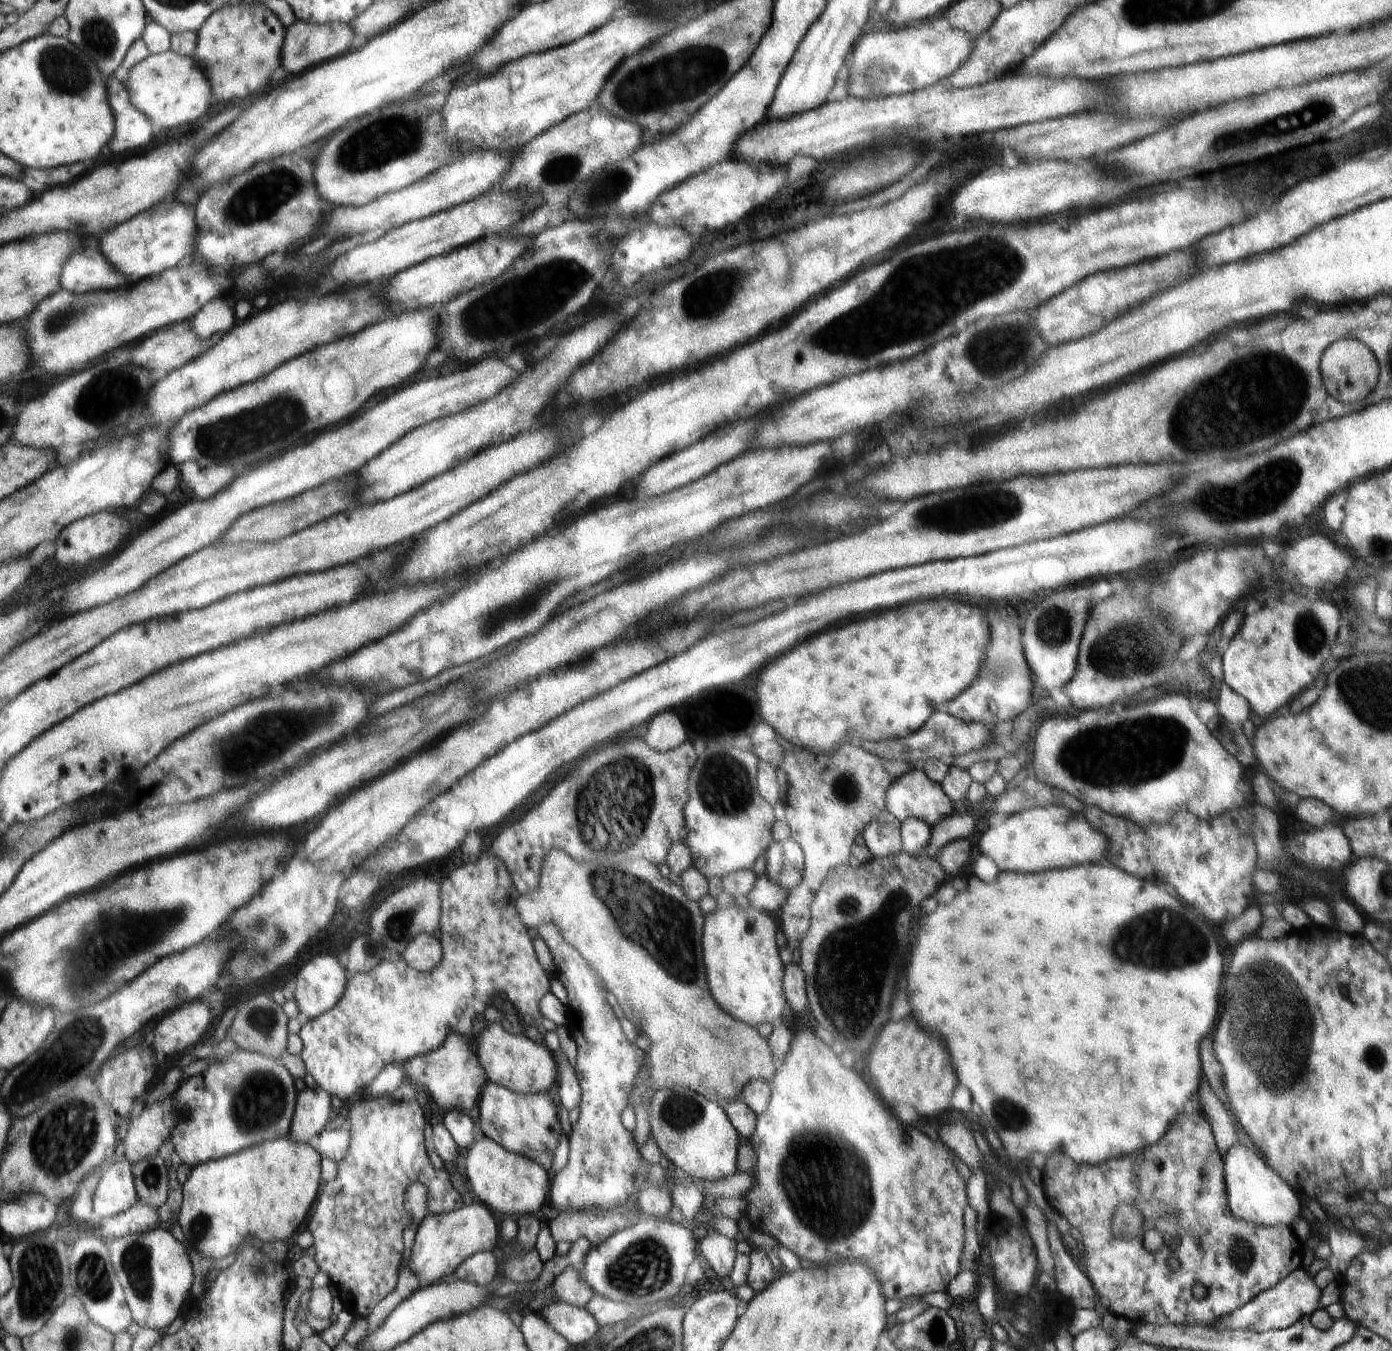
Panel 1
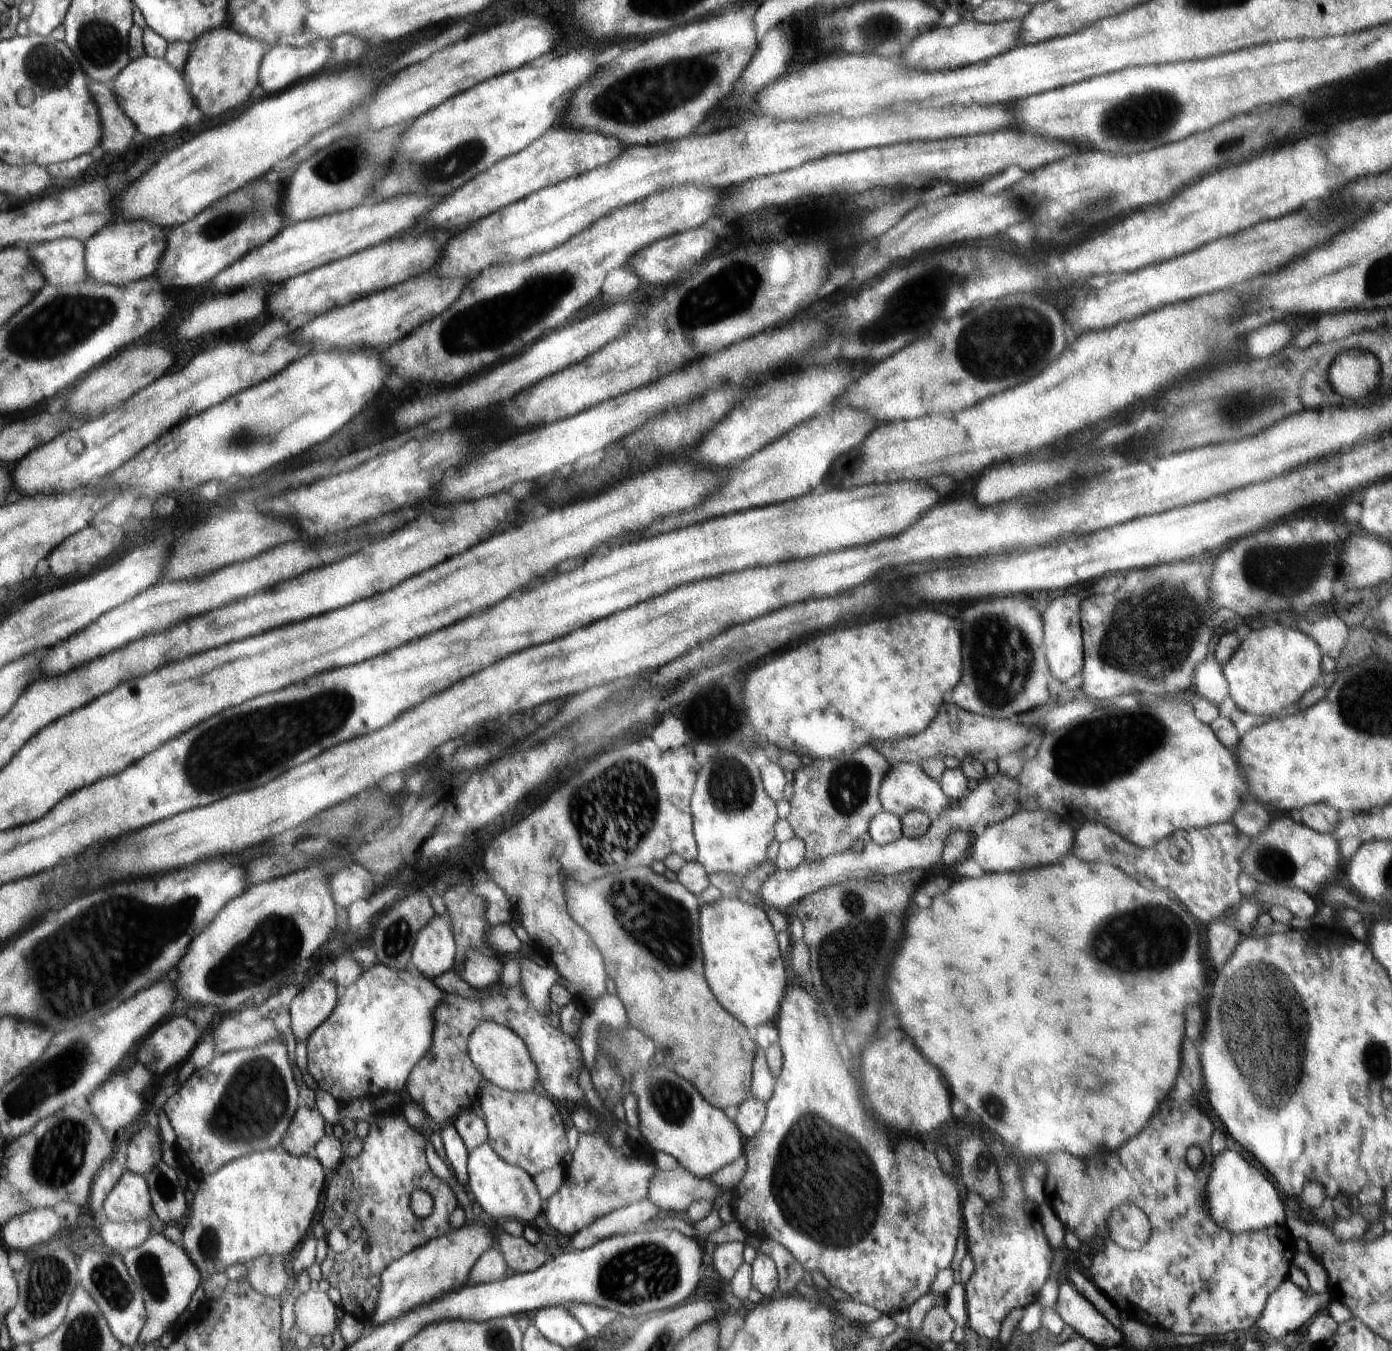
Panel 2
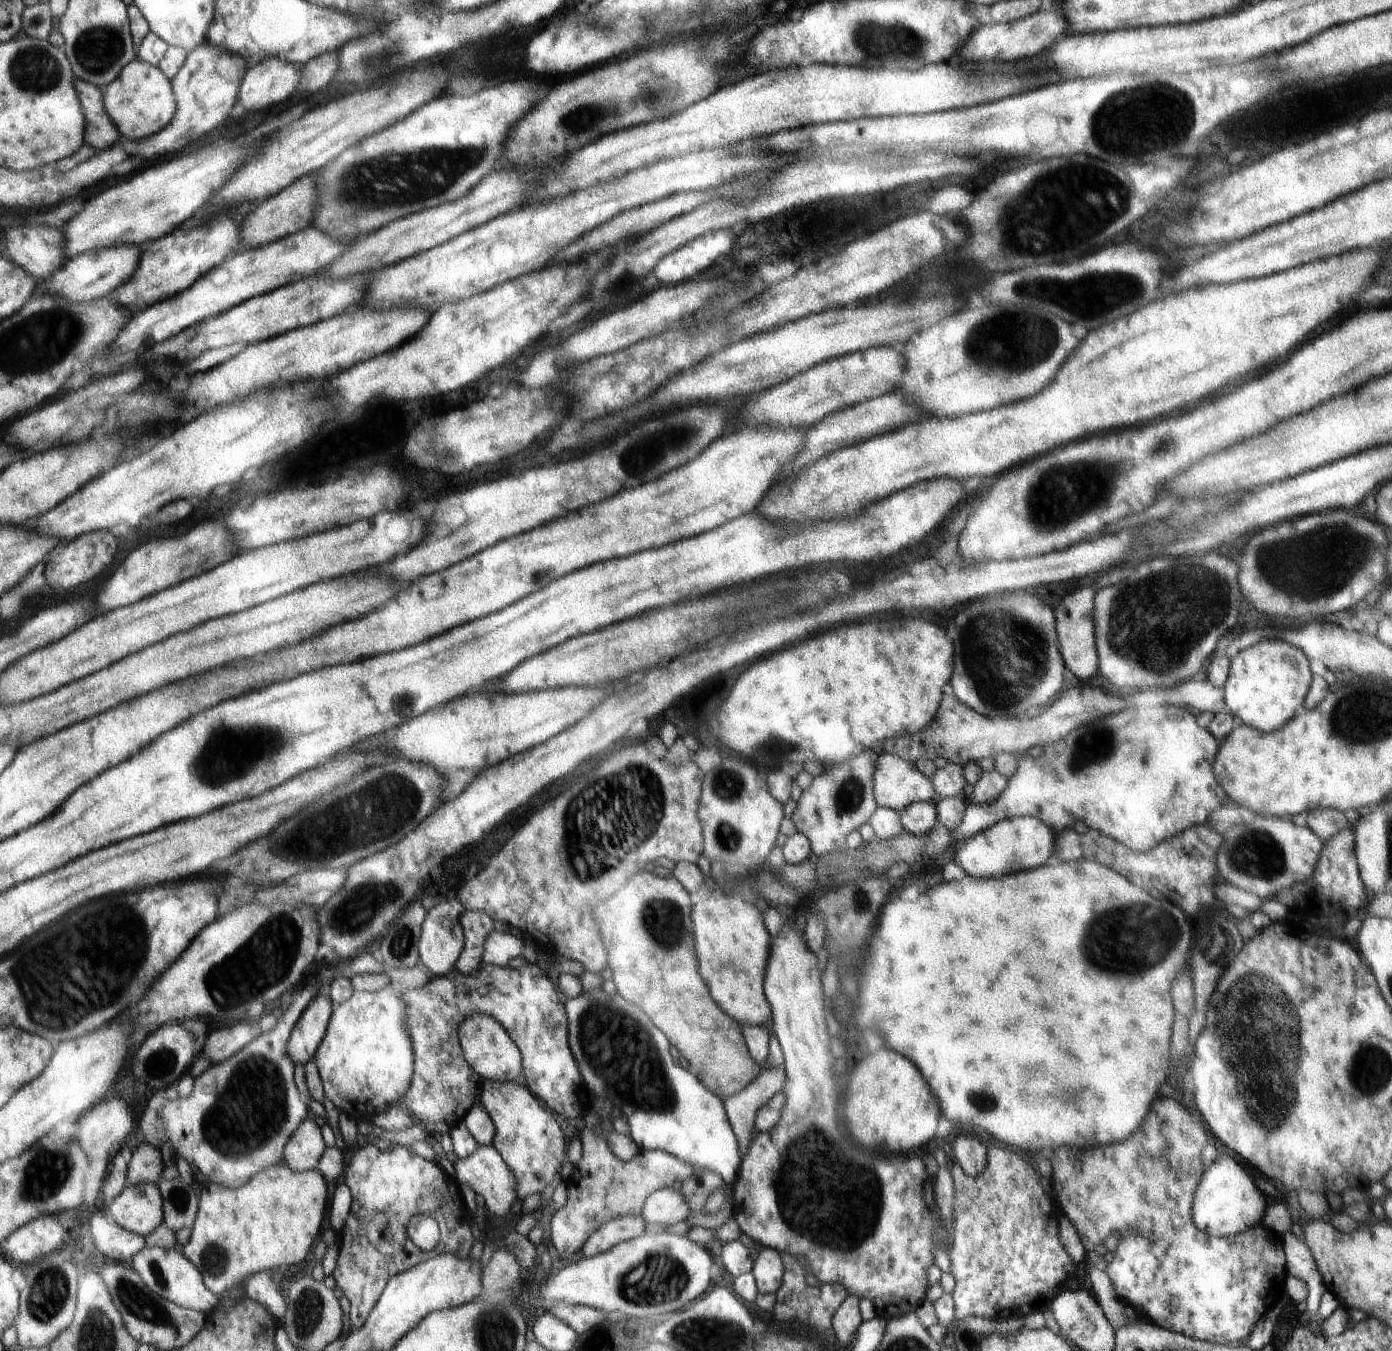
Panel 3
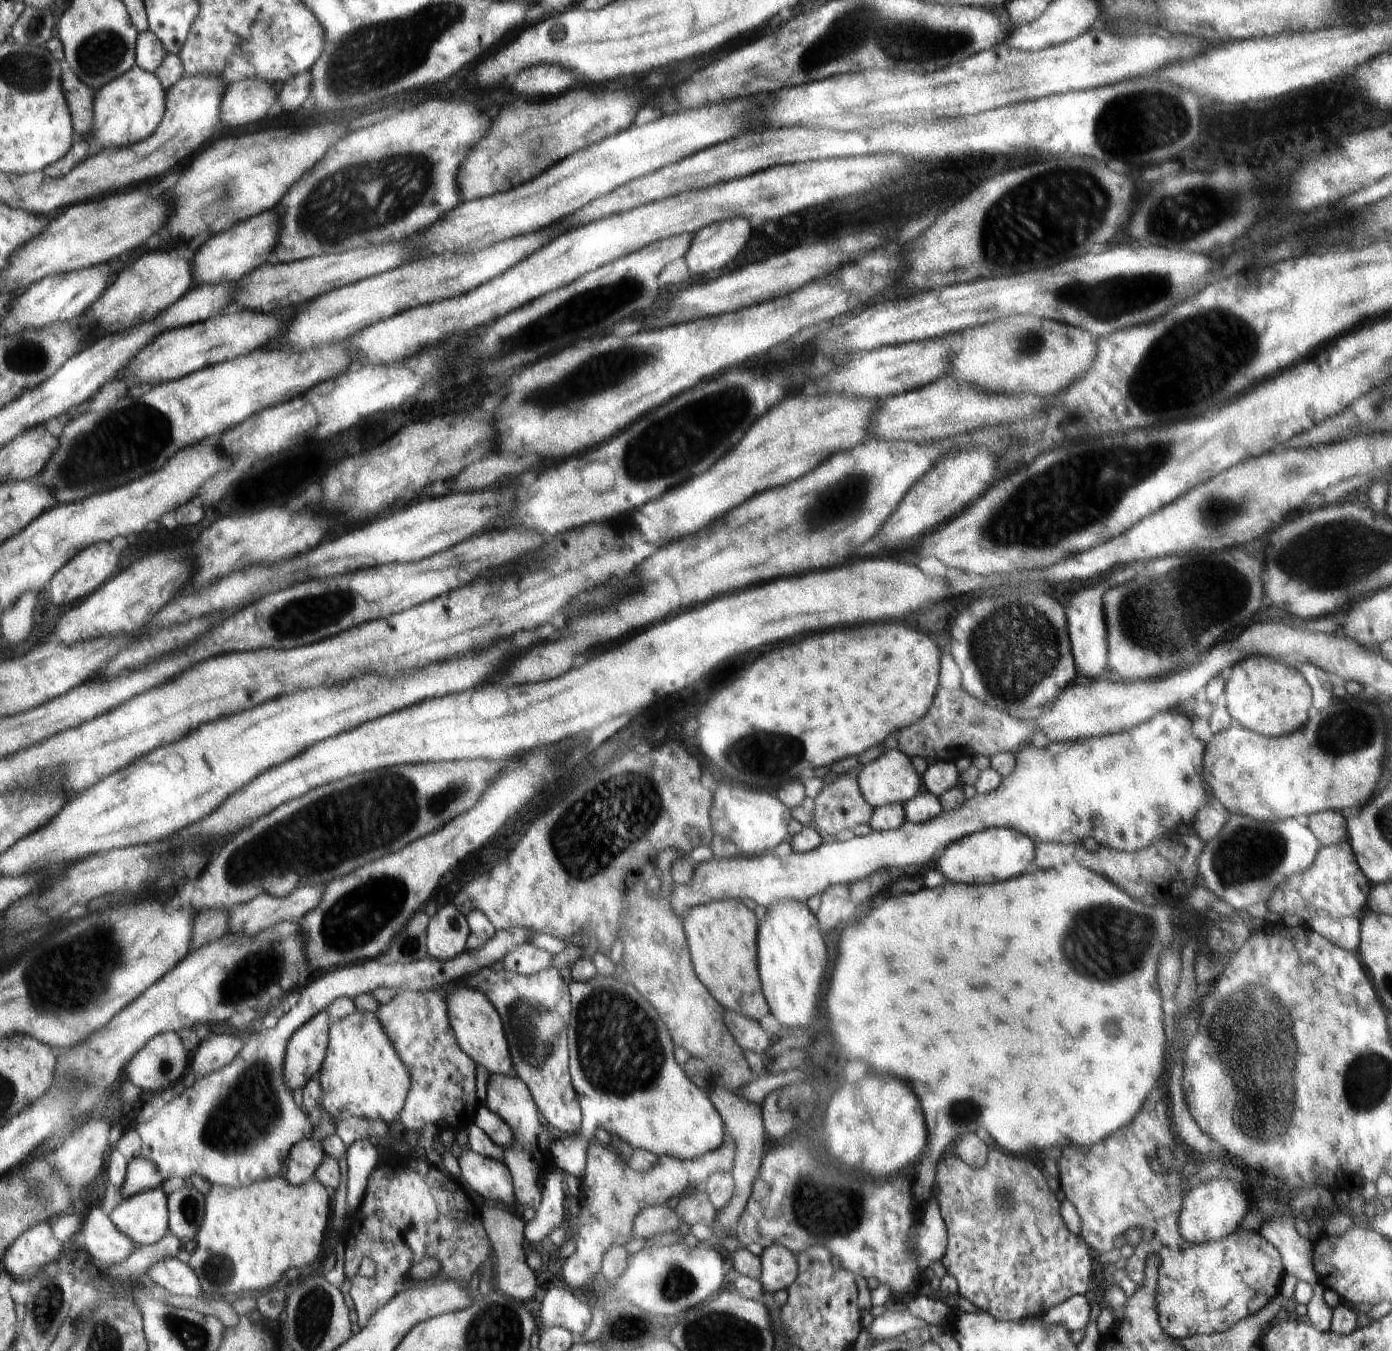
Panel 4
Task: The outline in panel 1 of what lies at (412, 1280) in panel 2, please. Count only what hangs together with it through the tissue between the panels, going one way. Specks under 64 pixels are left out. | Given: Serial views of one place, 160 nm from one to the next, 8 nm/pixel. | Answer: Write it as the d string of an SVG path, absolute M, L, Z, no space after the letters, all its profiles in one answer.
M463 1204L462 1208L449 1213L441 1215L432 1213L420 1223L410 1248L406 1268L416 1276L420 1286L449 1280L462 1262L480 1251L492 1251L496 1242L498 1242L498 1226L486 1205Z

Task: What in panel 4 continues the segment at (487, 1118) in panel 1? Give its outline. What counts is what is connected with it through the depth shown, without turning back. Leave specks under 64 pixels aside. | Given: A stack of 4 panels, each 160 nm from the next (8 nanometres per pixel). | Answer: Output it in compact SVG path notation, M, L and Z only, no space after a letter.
M490 1073L484 1093L485 1106L504 1120L515 1136L515 1142L504 1149L503 1162L510 1168L512 1178L514 1178L517 1207L520 1209L523 1206L530 1206L537 1209L548 1173L556 1168L550 1146L552 1134L546 1130L546 1126L540 1120L539 1107L534 1104L534 1096L530 1088L518 1075Z

